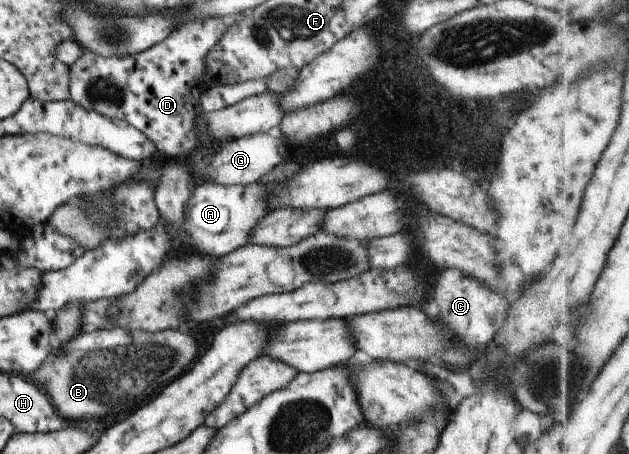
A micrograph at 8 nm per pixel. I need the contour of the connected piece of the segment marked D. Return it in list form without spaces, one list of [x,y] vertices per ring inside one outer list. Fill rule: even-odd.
[[[208,16],[191,19],[175,27],[161,42],[119,58],[103,58],[82,50],[81,56],[68,66],[69,98],[85,110],[129,123],[143,133],[162,156],[188,155],[197,143],[193,130],[204,58],[230,23],[231,20]]]

